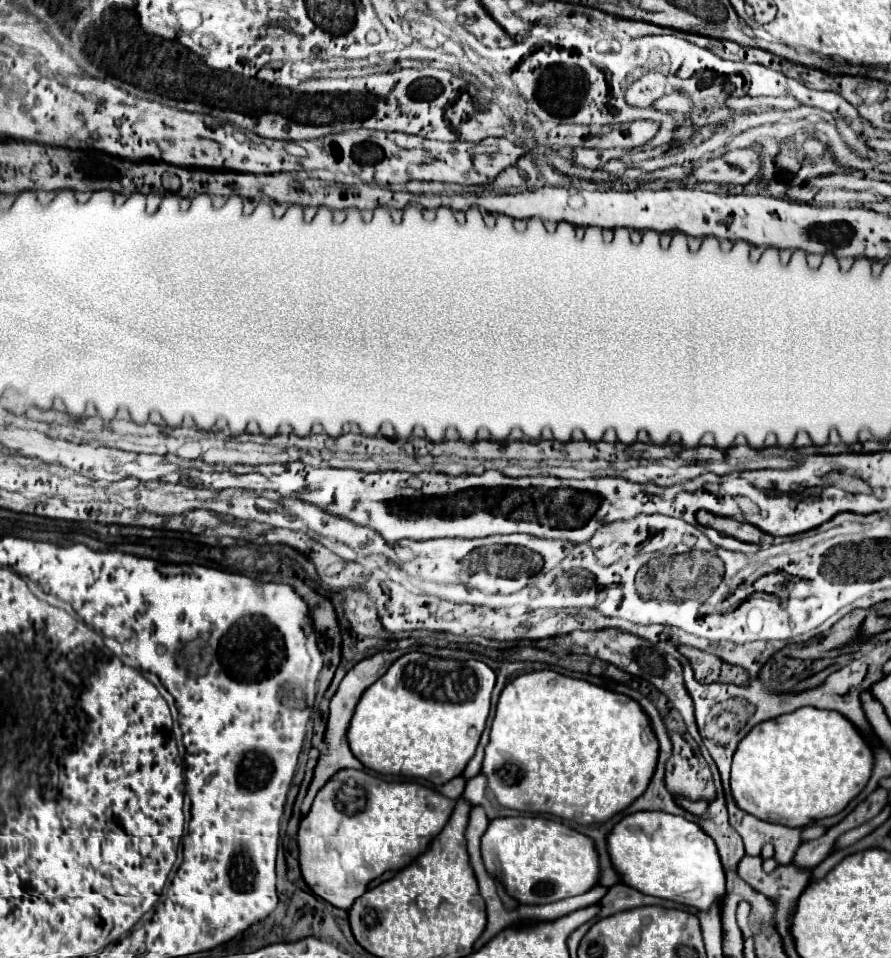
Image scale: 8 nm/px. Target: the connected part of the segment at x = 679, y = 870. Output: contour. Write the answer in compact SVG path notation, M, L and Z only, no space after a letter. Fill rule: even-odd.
M638 811L624 817L608 835L608 851L616 871L622 881L644 895L654 895L660 899L668 899L686 907L694 907L698 911L710 911L714 905L722 907L726 897L726 875L722 869L722 861L712 837L708 837L694 821L688 821L680 815L670 815L664 811Z

